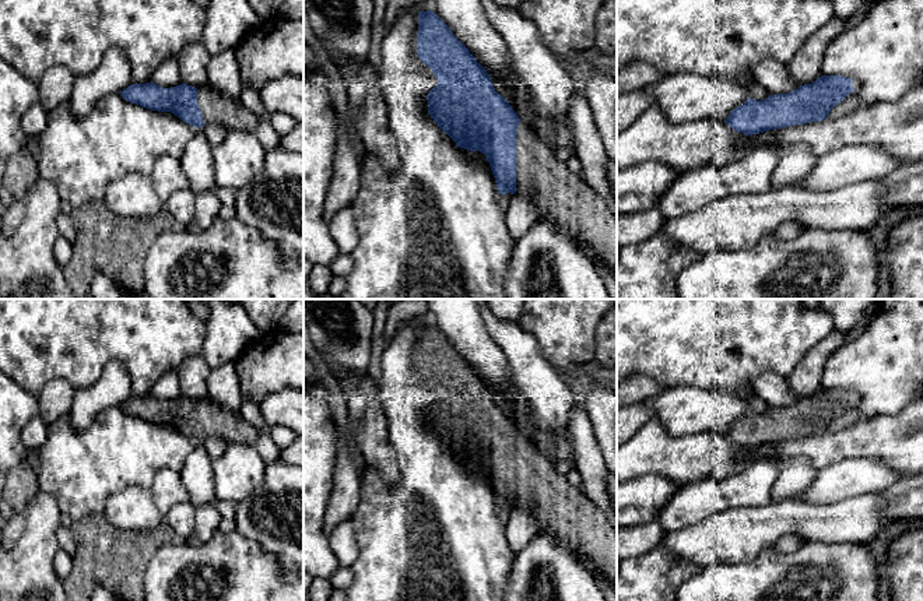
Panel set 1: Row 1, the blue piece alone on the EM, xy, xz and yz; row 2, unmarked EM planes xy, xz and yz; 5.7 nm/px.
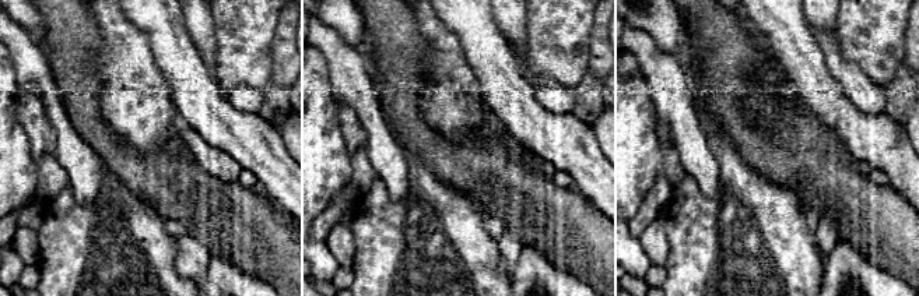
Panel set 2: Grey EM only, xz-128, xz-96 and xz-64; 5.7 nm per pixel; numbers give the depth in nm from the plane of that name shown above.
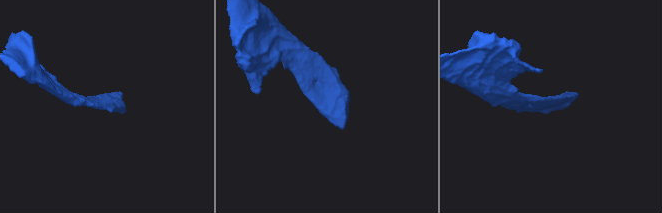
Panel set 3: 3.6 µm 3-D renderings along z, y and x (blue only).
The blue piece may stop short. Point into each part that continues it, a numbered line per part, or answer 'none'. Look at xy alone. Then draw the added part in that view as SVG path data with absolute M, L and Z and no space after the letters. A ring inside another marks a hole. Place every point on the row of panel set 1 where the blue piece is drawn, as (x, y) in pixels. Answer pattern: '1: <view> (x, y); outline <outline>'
1: xy (230, 113); outline M210 85L197 89L197 105L206 124L217 124L228 131L255 133L260 123L259 116L246 109L241 101L225 98Z

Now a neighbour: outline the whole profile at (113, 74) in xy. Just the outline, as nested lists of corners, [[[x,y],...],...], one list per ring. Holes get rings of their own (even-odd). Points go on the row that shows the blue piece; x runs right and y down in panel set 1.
[[[110,48],[91,74],[74,77],[70,112],[77,119],[84,117],[101,98],[119,94],[131,84],[134,81],[127,56],[119,48]]]

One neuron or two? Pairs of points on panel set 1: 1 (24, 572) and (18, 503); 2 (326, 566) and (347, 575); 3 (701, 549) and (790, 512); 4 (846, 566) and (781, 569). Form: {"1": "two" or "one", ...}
{"1": "two", "2": "two", "3": "one", "4": "one"}

